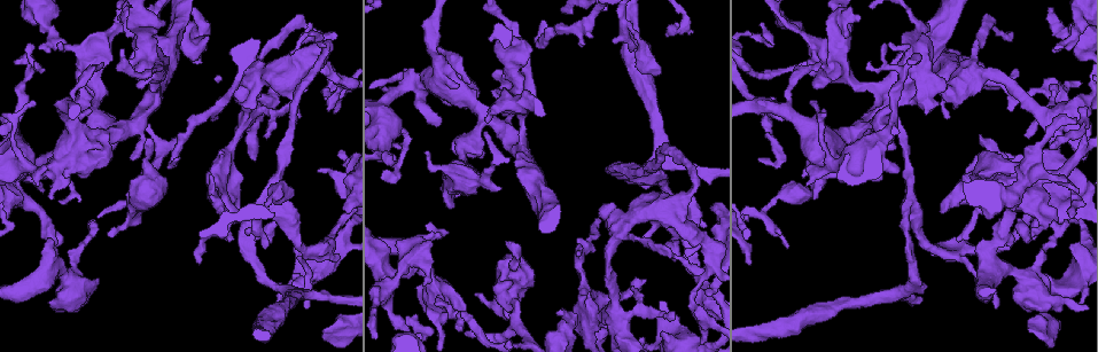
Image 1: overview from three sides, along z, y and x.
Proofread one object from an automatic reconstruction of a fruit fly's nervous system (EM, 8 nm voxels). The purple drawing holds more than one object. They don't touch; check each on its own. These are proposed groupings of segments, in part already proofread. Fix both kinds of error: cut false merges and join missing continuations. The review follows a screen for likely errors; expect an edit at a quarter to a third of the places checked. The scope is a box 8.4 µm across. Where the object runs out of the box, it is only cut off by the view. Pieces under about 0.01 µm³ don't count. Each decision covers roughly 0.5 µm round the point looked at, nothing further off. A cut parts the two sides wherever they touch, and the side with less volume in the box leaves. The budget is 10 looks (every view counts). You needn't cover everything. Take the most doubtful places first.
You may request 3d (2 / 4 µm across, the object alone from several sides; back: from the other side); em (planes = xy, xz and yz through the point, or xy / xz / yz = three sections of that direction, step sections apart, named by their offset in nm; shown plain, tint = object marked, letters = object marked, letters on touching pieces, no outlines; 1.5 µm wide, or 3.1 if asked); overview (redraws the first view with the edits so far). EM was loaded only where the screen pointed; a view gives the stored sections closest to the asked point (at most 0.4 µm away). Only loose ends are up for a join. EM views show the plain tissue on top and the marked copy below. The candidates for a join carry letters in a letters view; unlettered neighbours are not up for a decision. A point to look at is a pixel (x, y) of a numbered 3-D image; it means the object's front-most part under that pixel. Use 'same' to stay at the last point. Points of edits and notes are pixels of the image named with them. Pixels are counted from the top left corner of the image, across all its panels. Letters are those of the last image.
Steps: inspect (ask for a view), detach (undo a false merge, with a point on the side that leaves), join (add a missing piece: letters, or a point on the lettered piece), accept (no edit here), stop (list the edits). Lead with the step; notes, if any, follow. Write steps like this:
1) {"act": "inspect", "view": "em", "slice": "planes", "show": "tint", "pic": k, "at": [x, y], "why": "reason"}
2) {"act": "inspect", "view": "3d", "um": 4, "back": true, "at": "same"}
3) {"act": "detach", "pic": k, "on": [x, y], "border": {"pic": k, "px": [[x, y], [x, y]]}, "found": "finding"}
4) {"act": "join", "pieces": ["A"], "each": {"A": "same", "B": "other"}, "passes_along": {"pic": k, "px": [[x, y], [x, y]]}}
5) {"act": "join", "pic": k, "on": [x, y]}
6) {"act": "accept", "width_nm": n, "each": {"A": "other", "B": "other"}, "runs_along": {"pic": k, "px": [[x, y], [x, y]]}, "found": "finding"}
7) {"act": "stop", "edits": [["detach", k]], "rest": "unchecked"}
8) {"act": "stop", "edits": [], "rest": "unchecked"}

{"act": "inspect", "view": "3d", "um": 2, "pic": 1, "at": [1056, 47], "why": "long arm stops here"}

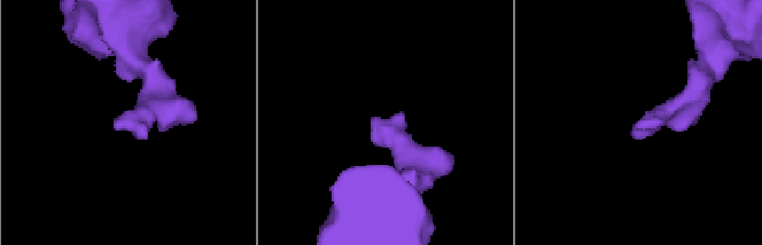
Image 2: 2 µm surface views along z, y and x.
{"act": "inspect", "view": "em", "slice": "planes", "show": "letters", "pic": 2, "at": [374, 118], "why": "now the EM"}

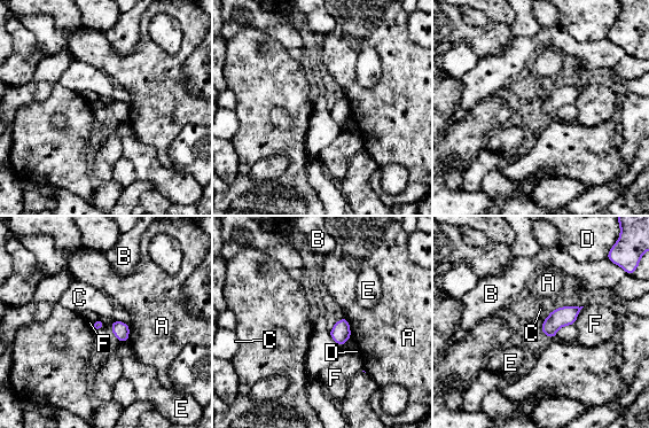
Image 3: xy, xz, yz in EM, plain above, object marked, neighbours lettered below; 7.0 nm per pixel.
{"act": "accept", "each": {"A": "other", "B": "other", "C": "other", "D": "other", "E": "other", "F": "other"}, "border": {"pic": 3, "px": [[584, 306], [573, 324]]}, "found": "no lettered piece goes on from it"}

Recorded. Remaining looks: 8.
{"act": "inspect", "view": "3d", "um": 4, "pic": 1, "at": [979, 134], "why": "free end"}

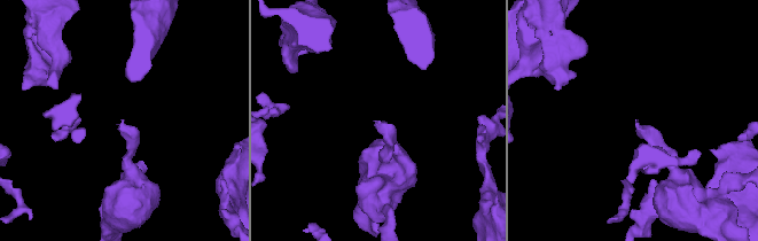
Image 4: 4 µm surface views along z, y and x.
{"act": "inspect", "view": "em", "slice": "xz", "step": 8, "show": "letters", "pic": 4, "at": [377, 120]}

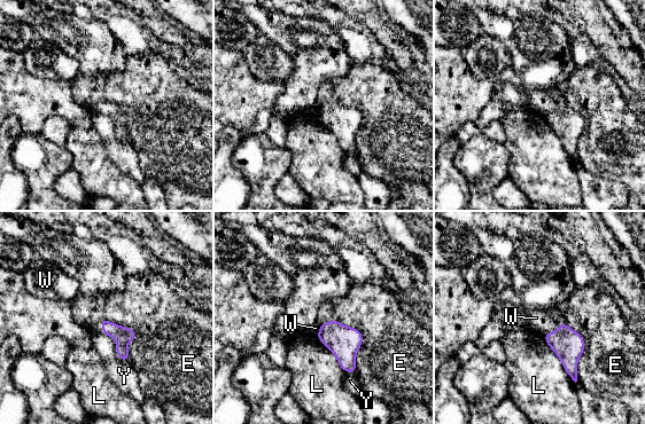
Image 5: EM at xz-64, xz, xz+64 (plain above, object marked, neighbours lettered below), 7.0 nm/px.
{"act": "accept", "width_nm": 120, "longest_contact_nm": ["L", 400], "each": {"E": "other", "L": "other", "W": "other", "Y": "other"}, "found": "none of them fits"}

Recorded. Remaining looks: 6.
{"act": "inspect", "view": "3d", "um": 4, "pic": 1, "at": [706, 293], "why": "tapers out"}

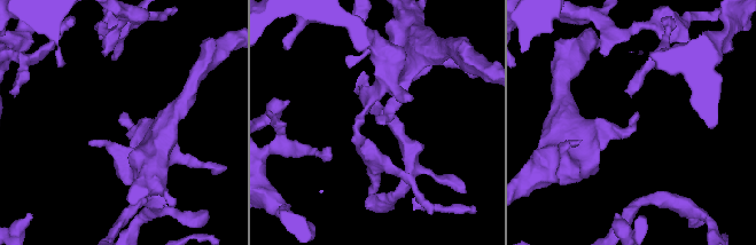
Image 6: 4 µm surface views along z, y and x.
{"act": "inspect", "view": "em", "slice": "planes", "show": "letters", "pic": 6, "at": [635, 114]}

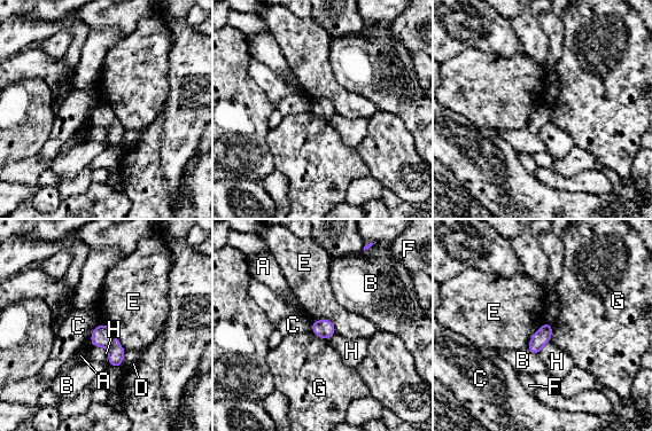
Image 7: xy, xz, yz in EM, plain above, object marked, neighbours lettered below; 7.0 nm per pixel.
{"act": "accept", "each": {"A": "other", "B": "other", "C": "other", "D": "other", "E": "other", "F": "other", "G": "other", "H": "other"}, "border": {"pic": 7, "px": [[99, 323], [110, 328], [125, 351]]}, "found": "no lettered piece goes on from it"}

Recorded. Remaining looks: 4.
{"act": "inspect", "view": "3d", "um": 2, "pic": 1, "at": [1060, 172], "why": "three arms meet"}

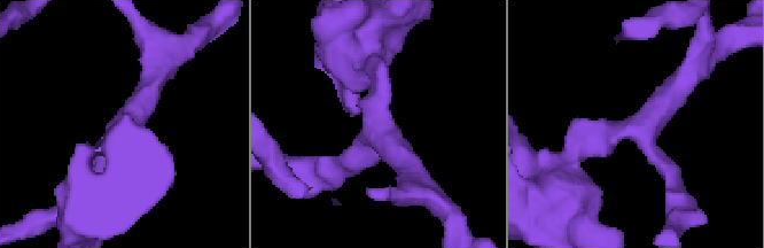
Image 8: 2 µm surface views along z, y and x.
{"act": "inspect", "view": "em", "slice": "planes", "show": "letters", "pic": 8, "at": [374, 135], "arms": 3, "arm_widths_nm": [180, 200, 400], "why": "now the EM"}

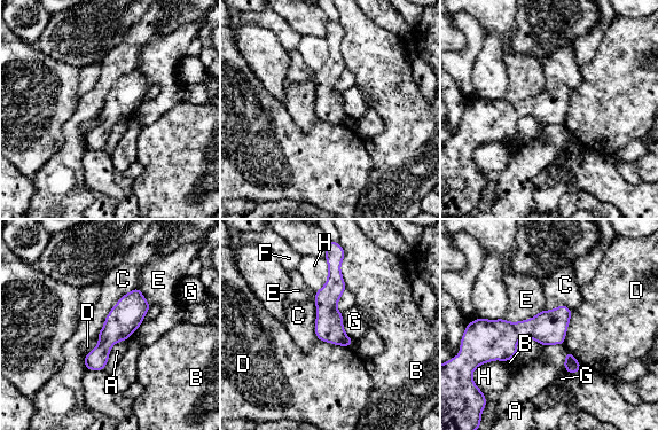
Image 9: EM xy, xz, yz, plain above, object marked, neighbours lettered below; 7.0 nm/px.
{"act": "accept", "each": {"A": "other", "B": "other", "C": "other", "D": "other", "E": "other", "F": "other", "G": "other", "H": "other"}, "border": {"pic": 9, "px": [[318, 338], [334, 344], [351, 346]]}, "found": "continuous, no second cell"}

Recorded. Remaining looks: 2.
{"act": "stop", "edits": [], "rest": "unchecked"}

